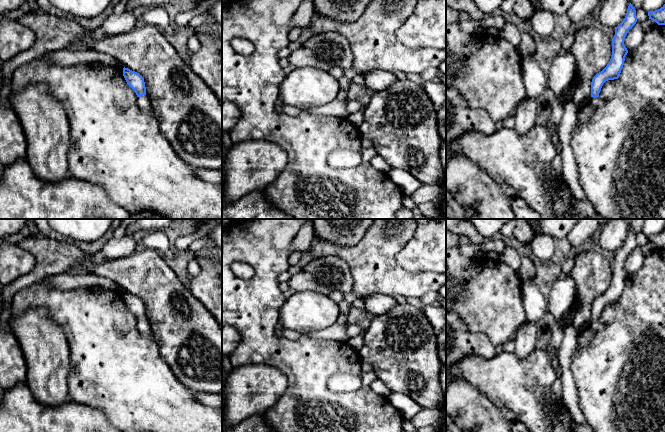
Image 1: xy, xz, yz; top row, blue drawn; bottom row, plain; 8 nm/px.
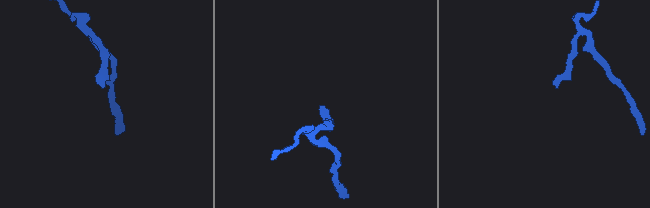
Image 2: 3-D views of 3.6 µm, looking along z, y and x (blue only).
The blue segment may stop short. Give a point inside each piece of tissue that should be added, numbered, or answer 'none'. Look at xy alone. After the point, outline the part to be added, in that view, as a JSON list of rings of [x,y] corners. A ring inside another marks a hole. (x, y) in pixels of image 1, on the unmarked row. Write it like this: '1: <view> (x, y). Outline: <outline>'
1: xy (143, 326). Outline: [[[147,318],[141,321],[137,321],[137,328],[140,331],[140,333],[144,335],[148,335],[151,331],[151,327],[149,325]]]

